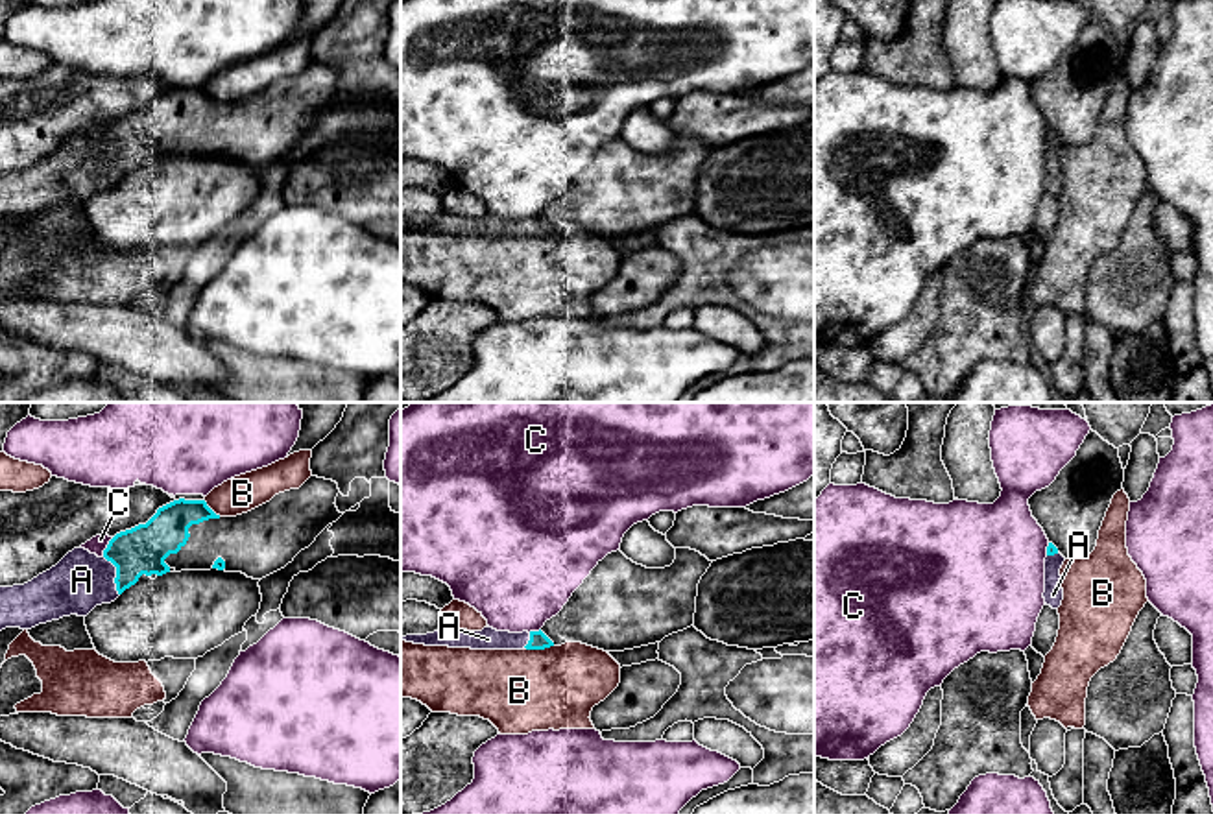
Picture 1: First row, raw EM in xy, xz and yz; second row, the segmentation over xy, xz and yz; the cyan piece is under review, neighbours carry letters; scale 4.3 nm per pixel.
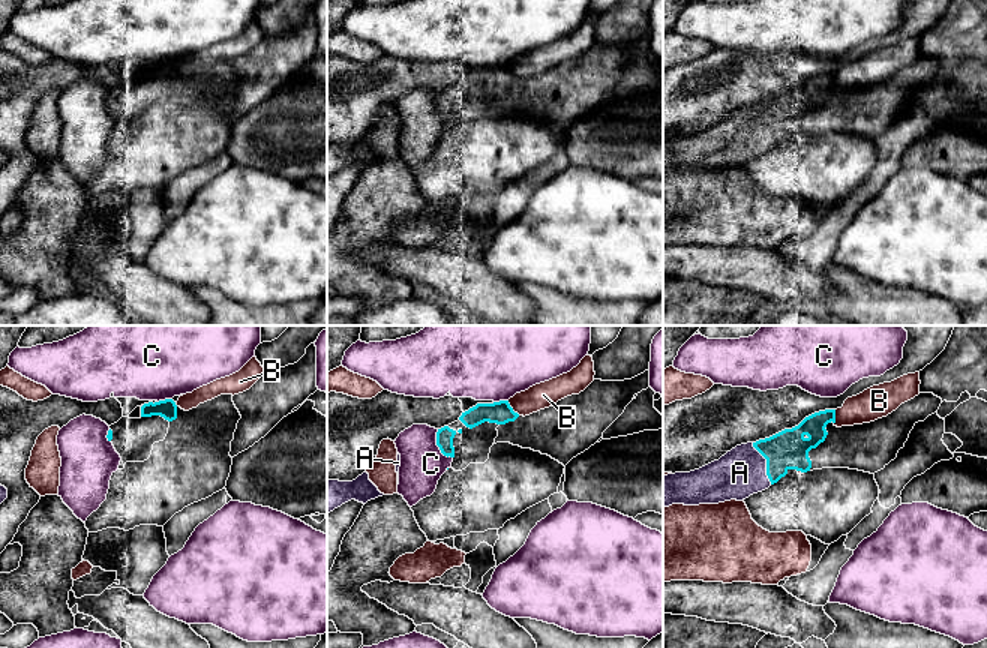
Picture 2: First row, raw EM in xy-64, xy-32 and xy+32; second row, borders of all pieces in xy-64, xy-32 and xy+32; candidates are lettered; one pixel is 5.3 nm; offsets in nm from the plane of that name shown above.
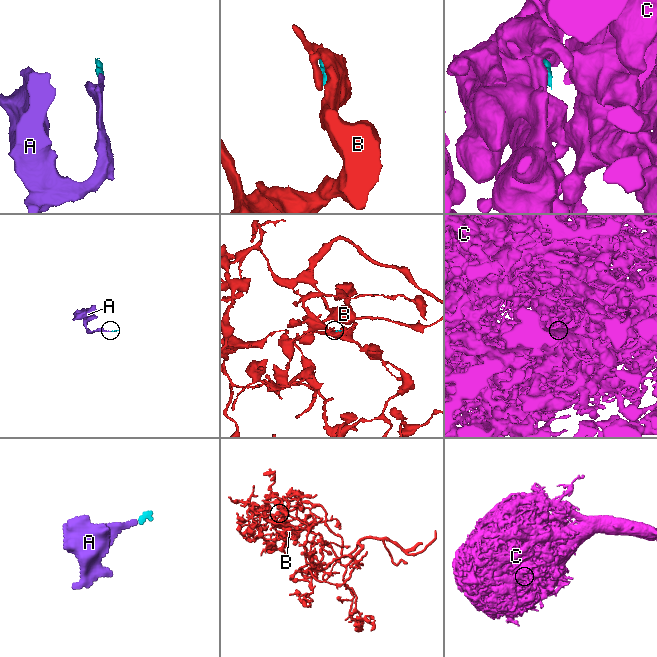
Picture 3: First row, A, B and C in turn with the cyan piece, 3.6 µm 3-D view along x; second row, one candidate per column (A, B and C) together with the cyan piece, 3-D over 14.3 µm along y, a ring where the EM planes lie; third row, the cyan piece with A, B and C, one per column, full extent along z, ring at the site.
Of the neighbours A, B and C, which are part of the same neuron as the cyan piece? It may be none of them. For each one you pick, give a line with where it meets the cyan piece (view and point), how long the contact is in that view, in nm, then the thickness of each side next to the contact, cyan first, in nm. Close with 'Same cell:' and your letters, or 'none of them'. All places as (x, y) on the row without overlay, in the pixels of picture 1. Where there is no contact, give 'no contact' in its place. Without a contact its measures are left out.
A: xy (117, 163) | 190 nm | 200/260 nm
Same cell: A

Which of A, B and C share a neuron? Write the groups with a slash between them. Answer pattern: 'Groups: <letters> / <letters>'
Groups: A / B / C

